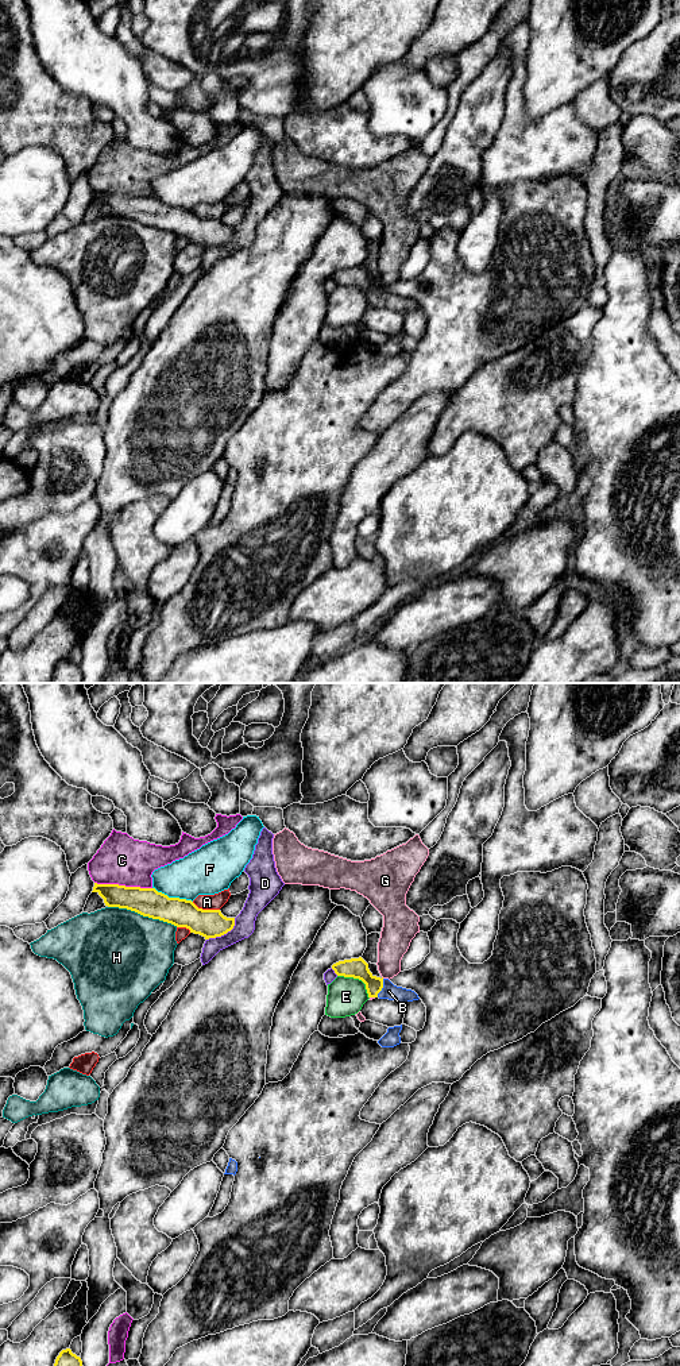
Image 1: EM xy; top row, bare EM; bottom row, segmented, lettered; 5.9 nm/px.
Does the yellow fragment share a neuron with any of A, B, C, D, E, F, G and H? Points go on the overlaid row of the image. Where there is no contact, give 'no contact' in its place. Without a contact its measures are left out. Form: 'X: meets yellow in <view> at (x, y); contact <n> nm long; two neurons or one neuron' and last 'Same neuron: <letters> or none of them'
A: meets yellow in xy at (205, 910); contact 180 nm long; two neurons
B: meets yellow in xy at (382, 987); contact 120 nm long; one neuron
C: meets yellow in xy at (123, 886); contact 340 nm long; two neurons
D: meets yellow in xy at (224, 933); contact 220 nm long; two neurons
E: meets yellow in xy at (358, 977); contact 240 nm long; two neurons
F: meets yellow in xy at (173, 898); contact 260 nm long; two neurons
G: meets yellow in xy at (373, 996); contact 30 nm long; two neurons
H: meets yellow in xy at (143, 915); contact 440 nm long; two neurons
Same neuron: B

